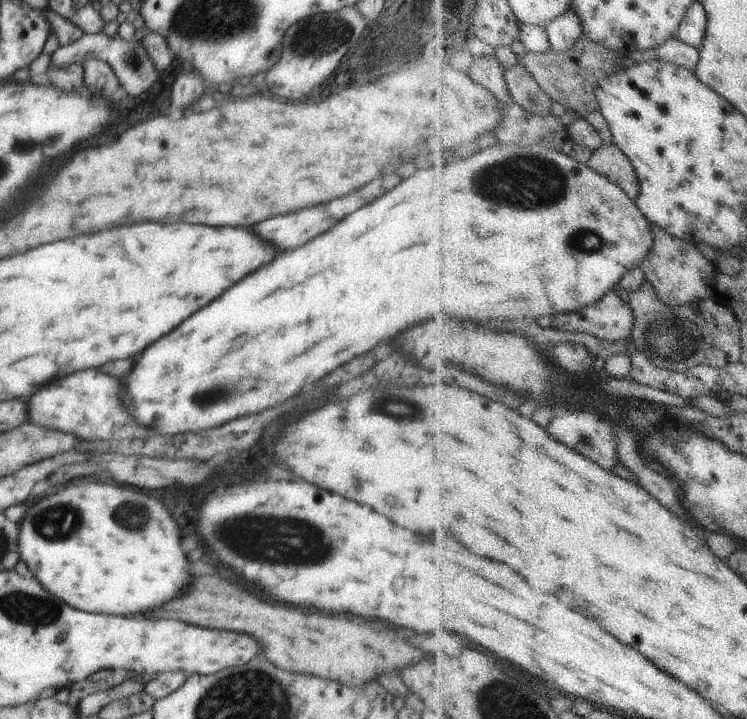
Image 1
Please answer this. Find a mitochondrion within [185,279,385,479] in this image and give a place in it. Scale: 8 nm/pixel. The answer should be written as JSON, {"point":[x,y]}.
{"point":[206,397]}

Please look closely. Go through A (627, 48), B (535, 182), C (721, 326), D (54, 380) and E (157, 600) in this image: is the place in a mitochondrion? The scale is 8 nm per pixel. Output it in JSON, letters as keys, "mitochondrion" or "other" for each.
{"A":"other","B":"mitochondrion","C":"other","D":"other","E":"other"}

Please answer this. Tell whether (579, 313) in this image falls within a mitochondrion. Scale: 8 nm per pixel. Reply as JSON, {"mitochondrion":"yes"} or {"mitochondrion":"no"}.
{"mitochondrion":"no"}

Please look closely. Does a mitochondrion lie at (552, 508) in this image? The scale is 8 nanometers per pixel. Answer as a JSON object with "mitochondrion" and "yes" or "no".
{"mitochondrion":"no"}

